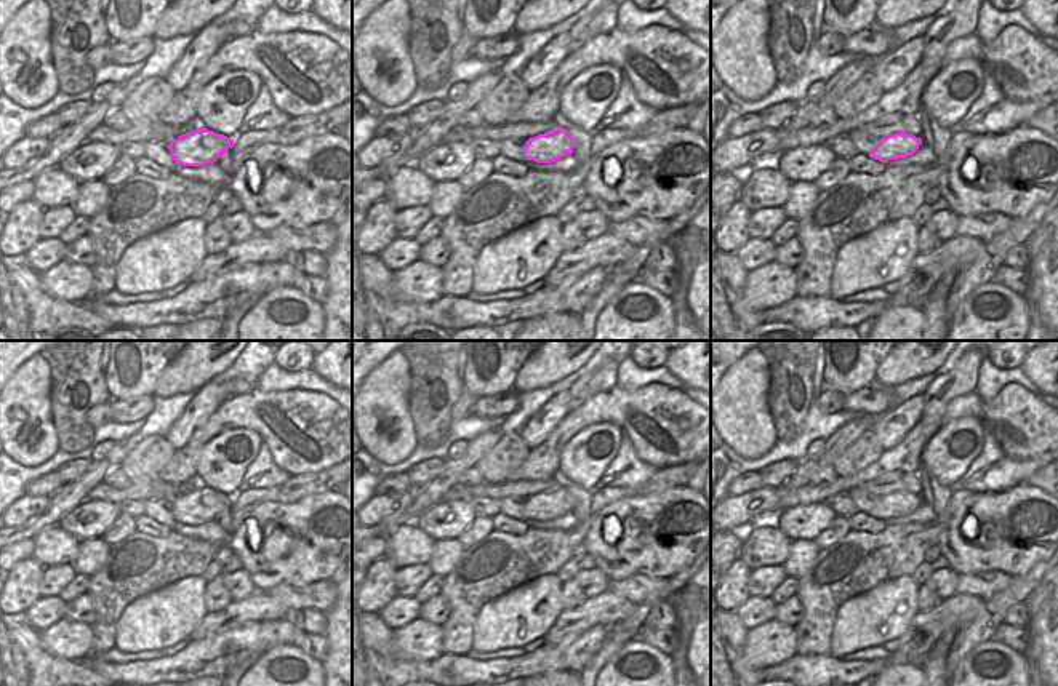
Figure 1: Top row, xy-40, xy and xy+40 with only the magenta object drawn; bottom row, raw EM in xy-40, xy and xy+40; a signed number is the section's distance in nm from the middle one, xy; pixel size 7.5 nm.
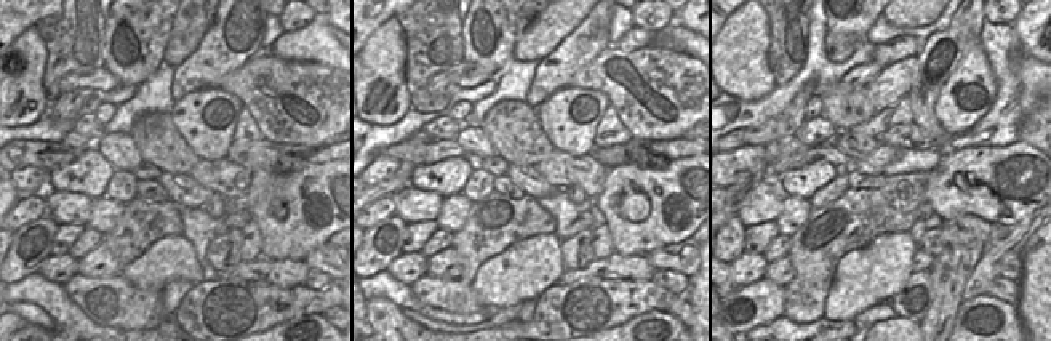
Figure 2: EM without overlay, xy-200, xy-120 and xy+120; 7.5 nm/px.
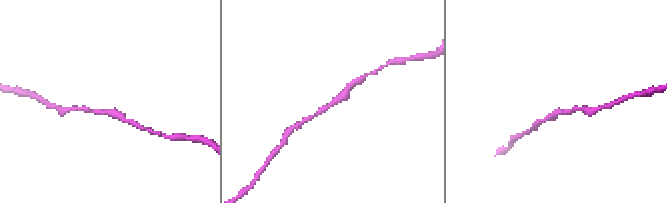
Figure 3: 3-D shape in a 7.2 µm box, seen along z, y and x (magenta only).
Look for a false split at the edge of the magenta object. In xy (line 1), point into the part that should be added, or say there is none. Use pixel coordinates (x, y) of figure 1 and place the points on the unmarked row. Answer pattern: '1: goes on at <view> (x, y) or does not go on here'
1: does not go on here

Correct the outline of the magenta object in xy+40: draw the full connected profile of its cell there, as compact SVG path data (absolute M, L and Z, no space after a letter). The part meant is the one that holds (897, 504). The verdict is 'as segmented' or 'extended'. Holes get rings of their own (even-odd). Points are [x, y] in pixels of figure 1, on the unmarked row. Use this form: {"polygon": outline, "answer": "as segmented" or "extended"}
{"polygon": "M896 491L882 496L880 501L869 512L871 516L887 521L888 518L906 516L912 513L922 502L920 496L908 491Z", "answer": "as segmented"}

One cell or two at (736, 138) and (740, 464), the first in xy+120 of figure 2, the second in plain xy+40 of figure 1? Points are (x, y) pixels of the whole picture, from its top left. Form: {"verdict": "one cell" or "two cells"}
{"verdict": "two cells"}

